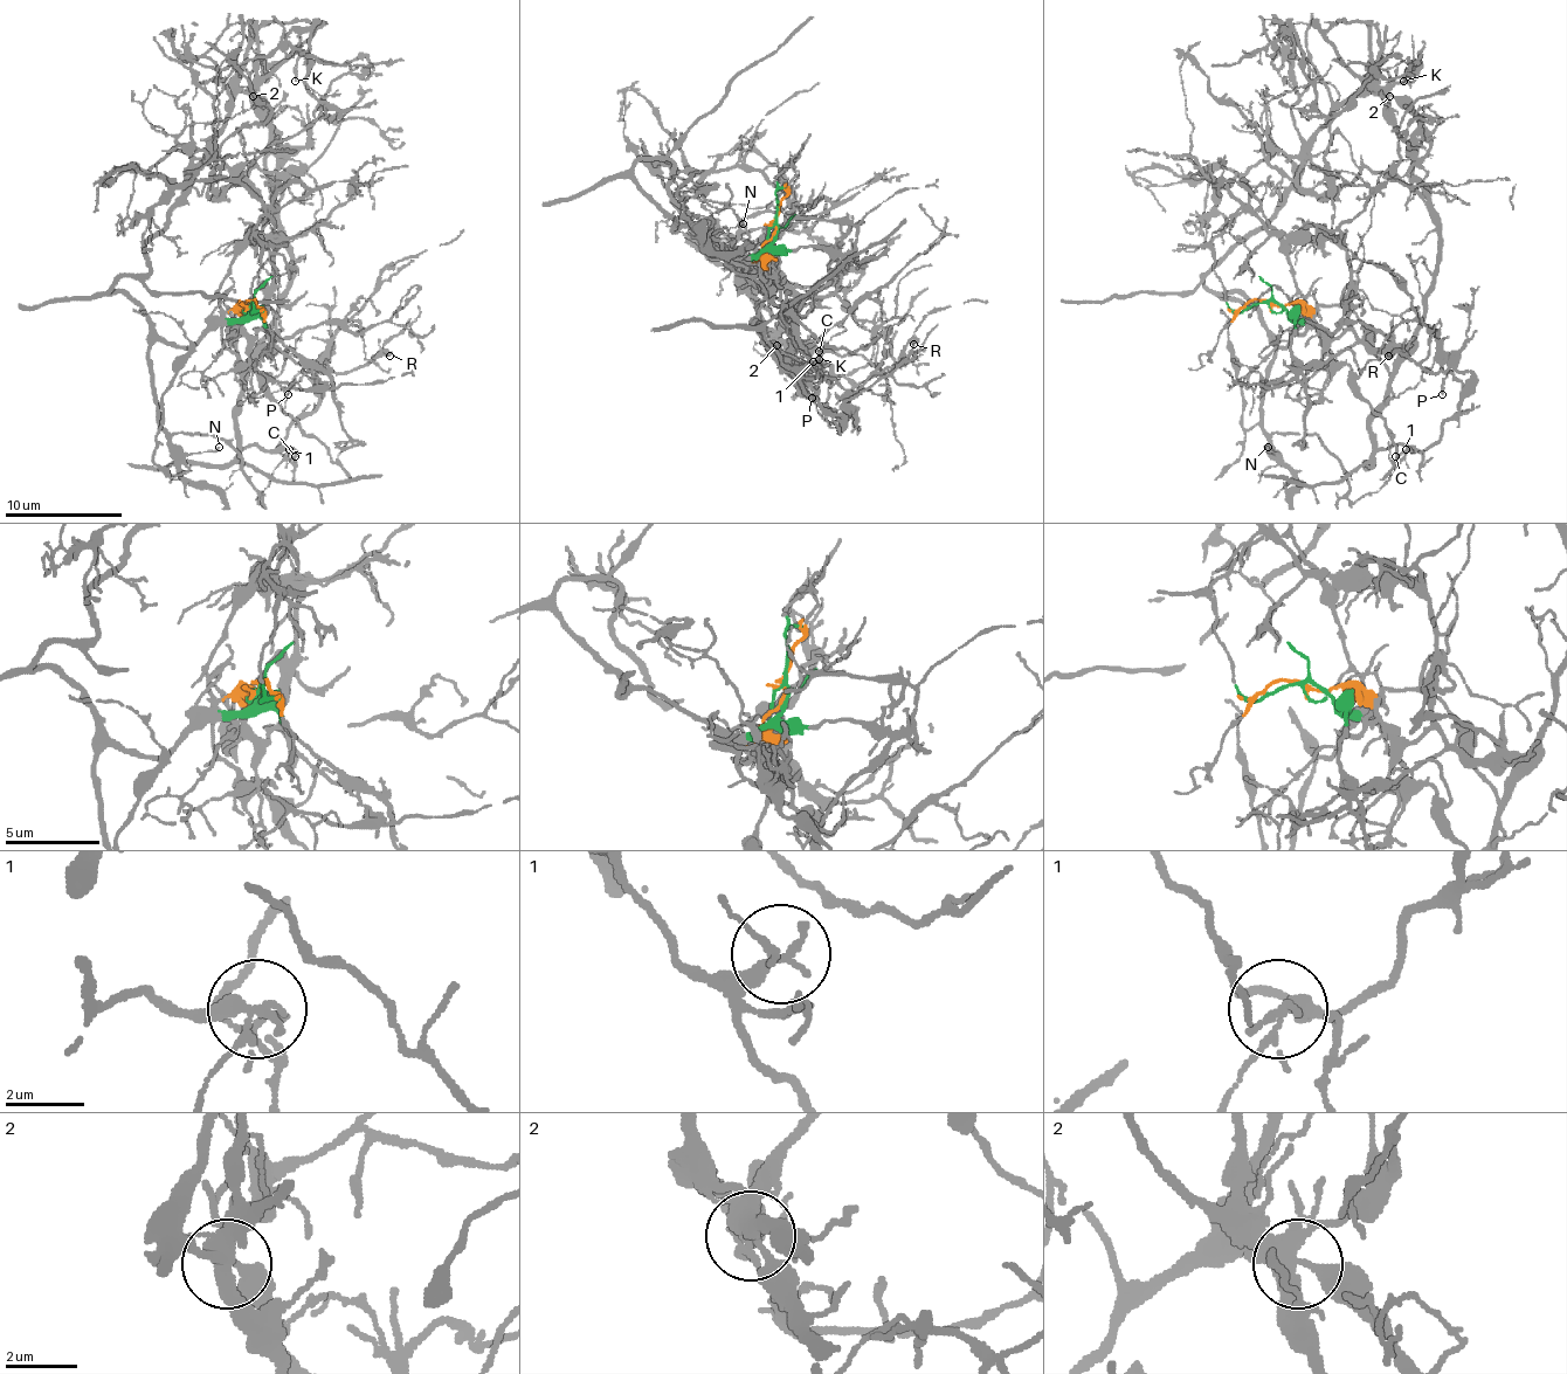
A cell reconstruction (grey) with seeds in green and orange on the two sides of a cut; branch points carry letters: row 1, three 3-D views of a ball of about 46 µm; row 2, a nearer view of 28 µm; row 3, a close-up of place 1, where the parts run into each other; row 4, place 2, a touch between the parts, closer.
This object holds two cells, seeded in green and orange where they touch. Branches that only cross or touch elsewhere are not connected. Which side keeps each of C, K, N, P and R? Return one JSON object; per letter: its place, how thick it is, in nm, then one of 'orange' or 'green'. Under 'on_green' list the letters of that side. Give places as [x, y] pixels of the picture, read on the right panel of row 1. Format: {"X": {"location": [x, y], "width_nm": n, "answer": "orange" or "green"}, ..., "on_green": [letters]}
{"C": {"location": [1395, 456], "width_nm": 170, "answer": "orange"}, "K": {"location": [1403, 81], "width_nm": 180, "answer": "orange"}, "N": {"location": [1268, 447], "width_nm": 120, "answer": "green"}, "P": {"location": [1442, 394], "width_nm": 180, "answer": "orange"}, "R": {"location": [1388, 356], "width_nm": 130, "answer": "orange"}, "on_green": ["N"]}

